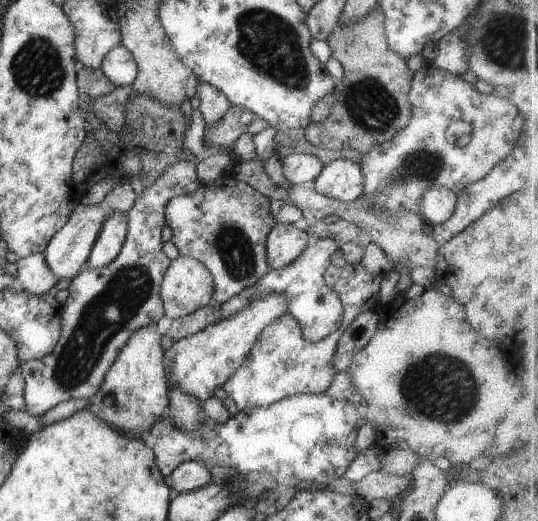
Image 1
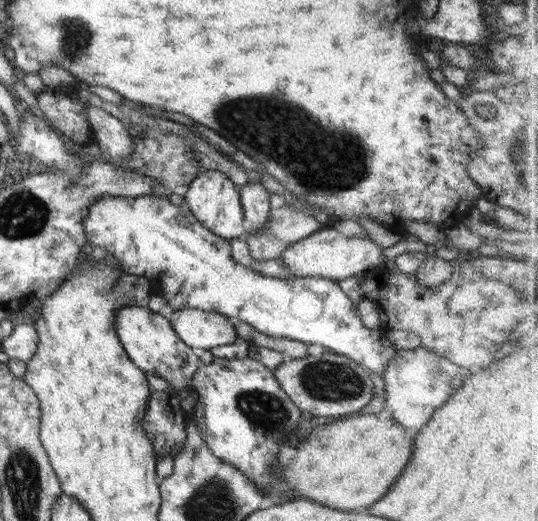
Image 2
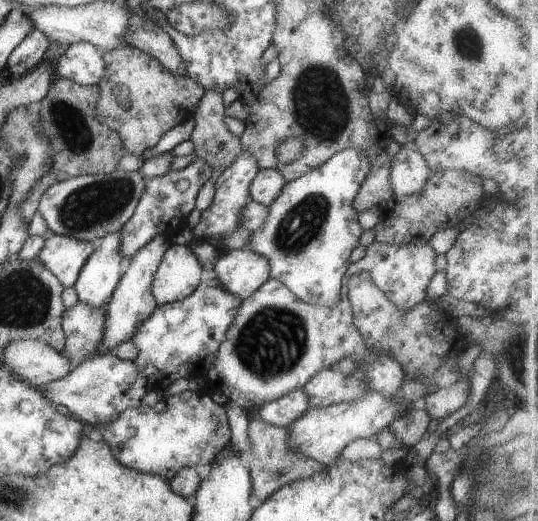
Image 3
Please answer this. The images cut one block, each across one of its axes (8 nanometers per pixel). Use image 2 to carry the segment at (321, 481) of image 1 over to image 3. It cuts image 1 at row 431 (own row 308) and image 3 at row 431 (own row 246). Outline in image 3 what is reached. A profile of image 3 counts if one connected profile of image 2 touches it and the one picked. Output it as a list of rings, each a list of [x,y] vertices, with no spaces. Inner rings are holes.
[[[206,390],[184,391],[180,395],[164,394],[164,399],[155,406],[137,406],[121,412],[114,420],[108,424],[97,425],[100,428],[104,441],[111,446],[111,453],[124,466],[161,476],[163,479],[170,477],[179,470],[194,466],[212,465],[219,456],[219,452],[224,450],[231,439],[231,428],[227,419],[224,405],[214,402]]]

